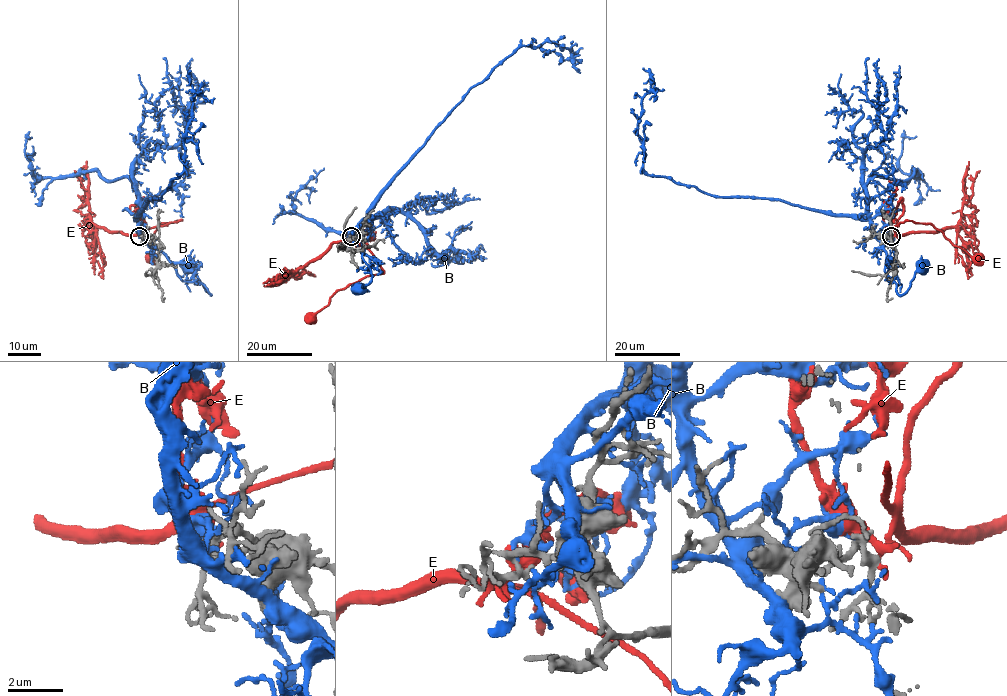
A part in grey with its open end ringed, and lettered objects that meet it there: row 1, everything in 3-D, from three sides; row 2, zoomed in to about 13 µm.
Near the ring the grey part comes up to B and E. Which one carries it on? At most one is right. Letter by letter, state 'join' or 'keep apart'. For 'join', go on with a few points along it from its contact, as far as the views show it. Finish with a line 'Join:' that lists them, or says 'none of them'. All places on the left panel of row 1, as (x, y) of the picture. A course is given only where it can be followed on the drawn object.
B: keep apart
E: keep apart
Join: none of them

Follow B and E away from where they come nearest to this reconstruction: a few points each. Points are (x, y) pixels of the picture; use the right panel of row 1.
B: (890, 235), (878, 238), (886, 255), (886, 275), (895, 282), (899, 294), (905, 293), (920, 268)
E: (891, 235), (893, 237), (894, 227), (906, 220), (929, 223), (954, 245), (980, 258)

